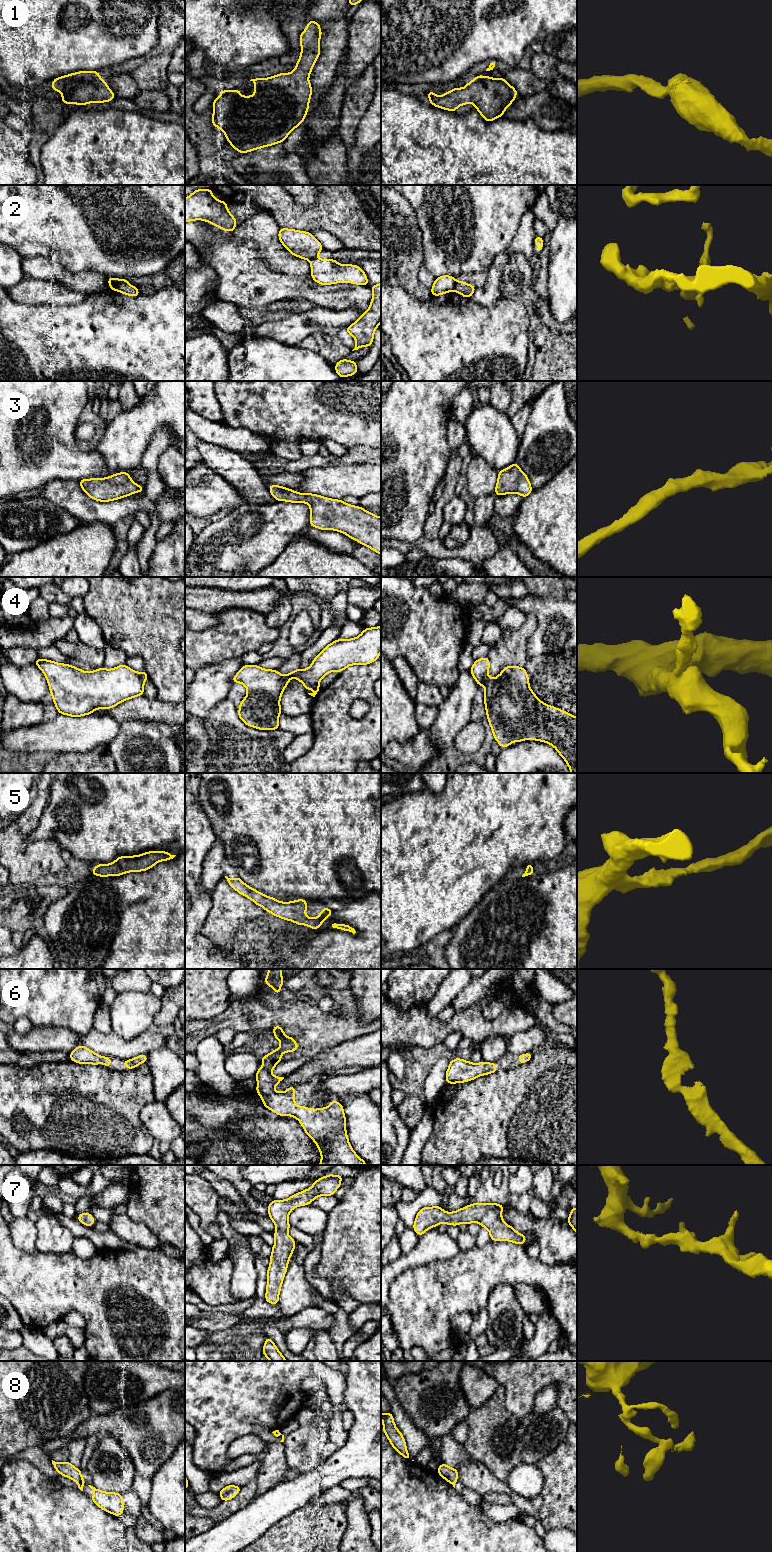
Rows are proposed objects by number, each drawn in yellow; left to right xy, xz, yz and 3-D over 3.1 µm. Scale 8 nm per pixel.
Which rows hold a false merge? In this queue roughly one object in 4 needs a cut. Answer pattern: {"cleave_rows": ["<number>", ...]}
{"cleave_rows": ["2", "8"]}

